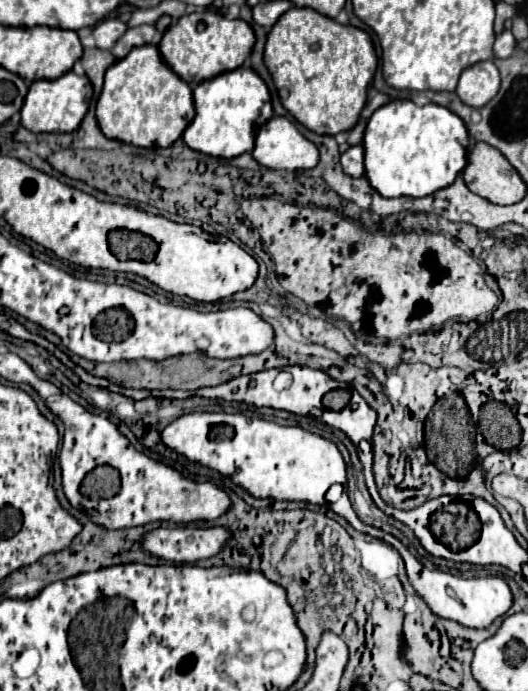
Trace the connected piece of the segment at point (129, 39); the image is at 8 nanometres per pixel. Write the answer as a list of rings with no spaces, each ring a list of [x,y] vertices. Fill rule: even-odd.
[[[137,26],[137,28],[129,28],[117,42],[115,46],[111,48],[111,54],[117,56],[117,60],[125,58],[133,48],[137,46],[143,46],[143,44],[151,44],[153,42],[153,36],[155,36],[155,26]]]

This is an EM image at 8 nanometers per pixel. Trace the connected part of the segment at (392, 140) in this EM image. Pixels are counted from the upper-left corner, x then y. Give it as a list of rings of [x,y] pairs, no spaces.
[[[393,100],[377,108],[365,128],[363,138],[365,148],[365,176],[371,186],[385,198],[423,198],[455,182],[459,172],[467,166],[469,156],[469,132],[465,122],[451,110],[439,104],[417,106],[411,100]]]

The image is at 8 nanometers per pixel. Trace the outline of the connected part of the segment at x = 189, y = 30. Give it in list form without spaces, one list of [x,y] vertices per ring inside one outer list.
[[[199,10],[181,16],[169,26],[159,44],[159,52],[177,76],[189,84],[197,84],[239,68],[251,54],[253,44],[255,32],[245,20],[229,20],[217,12]]]

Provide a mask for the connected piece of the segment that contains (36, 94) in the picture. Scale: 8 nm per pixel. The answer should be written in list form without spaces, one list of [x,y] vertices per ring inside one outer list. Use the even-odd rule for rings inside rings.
[[[67,72],[57,80],[37,80],[25,98],[25,106],[21,108],[21,124],[39,134],[39,132],[73,132],[85,118],[93,96],[93,86],[89,78],[77,76],[75,72]]]

